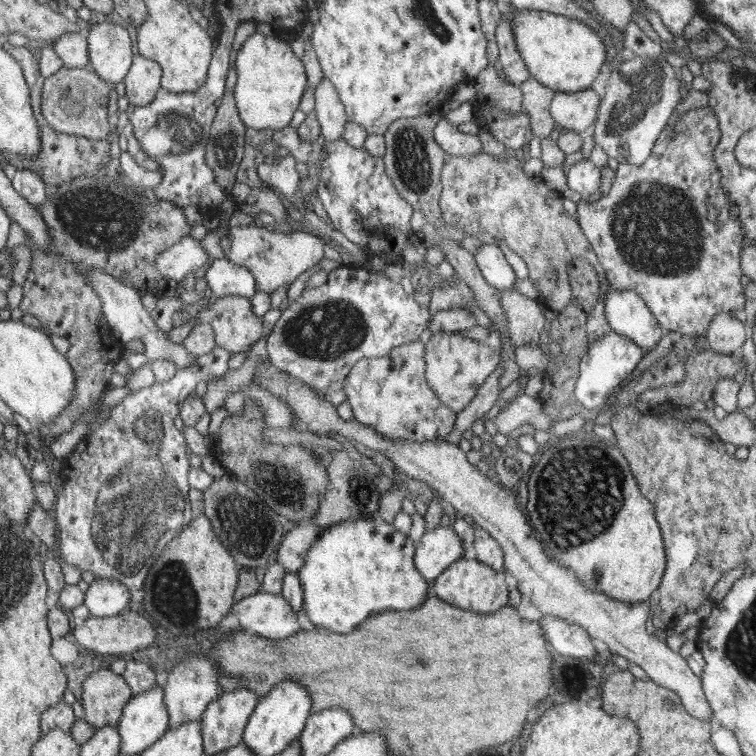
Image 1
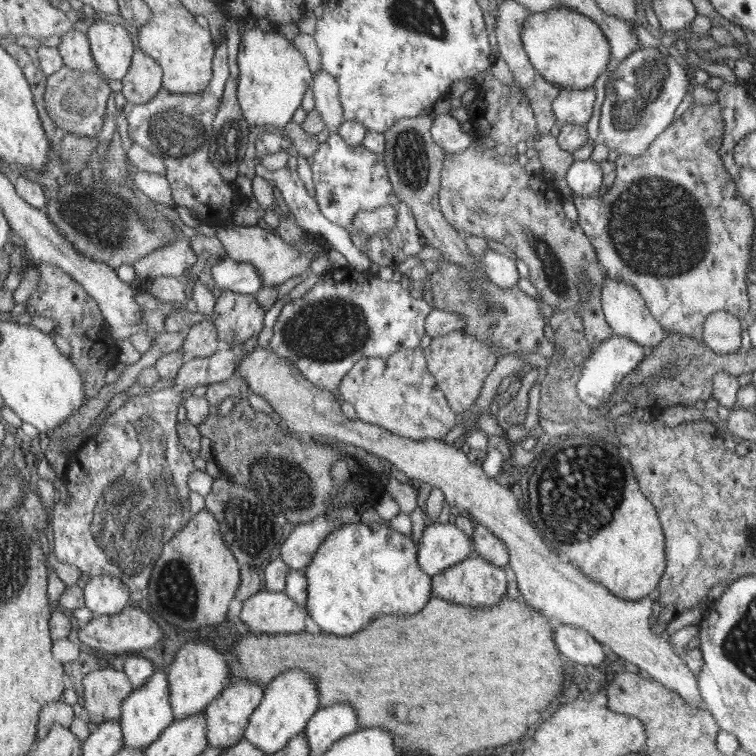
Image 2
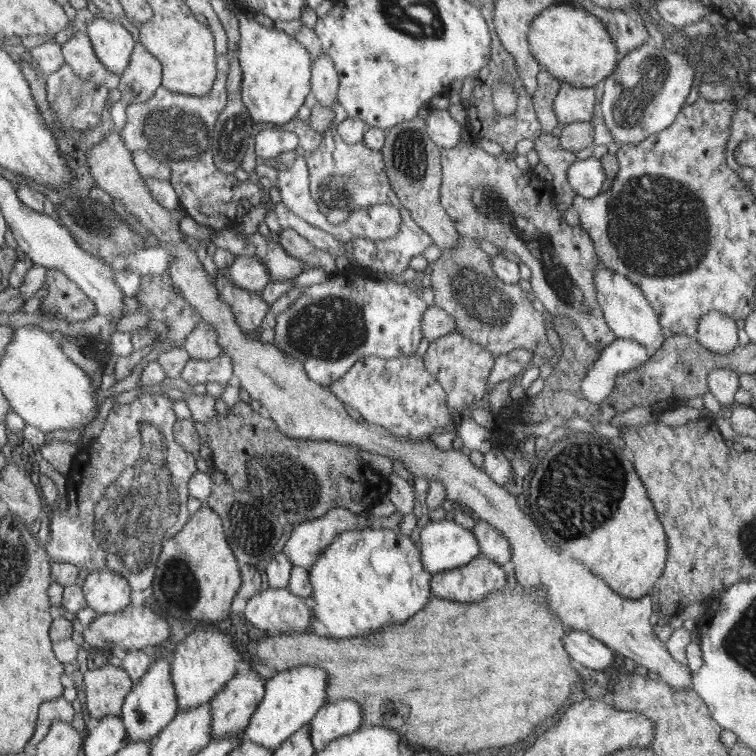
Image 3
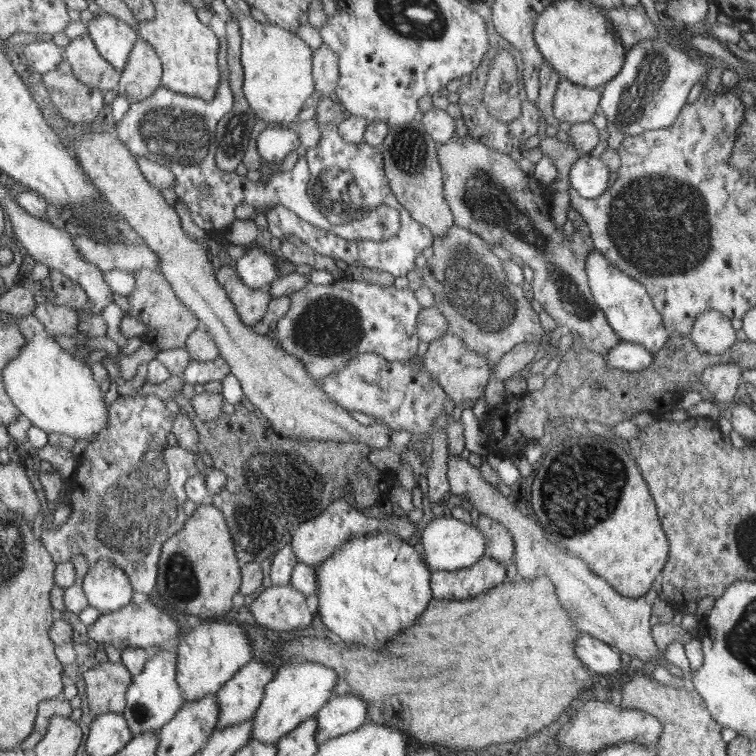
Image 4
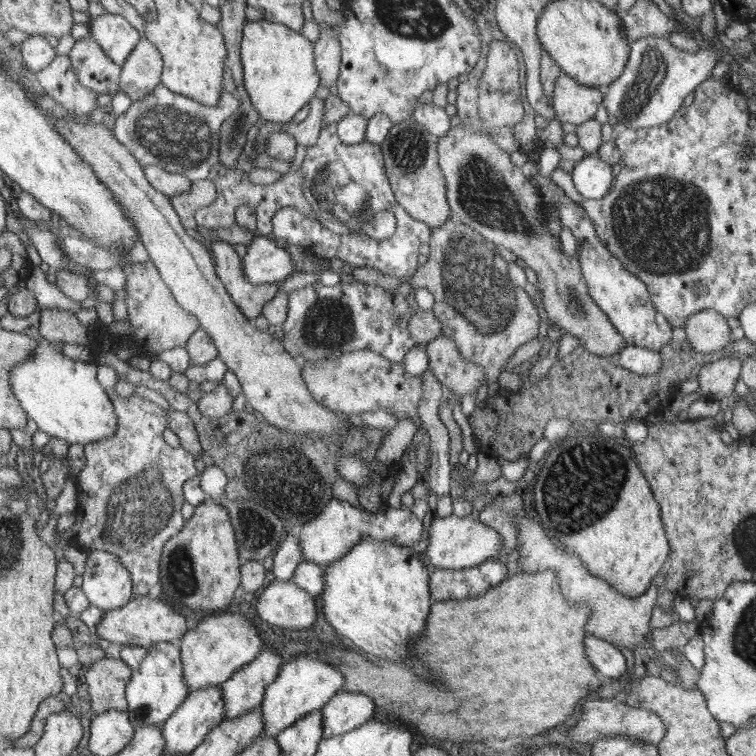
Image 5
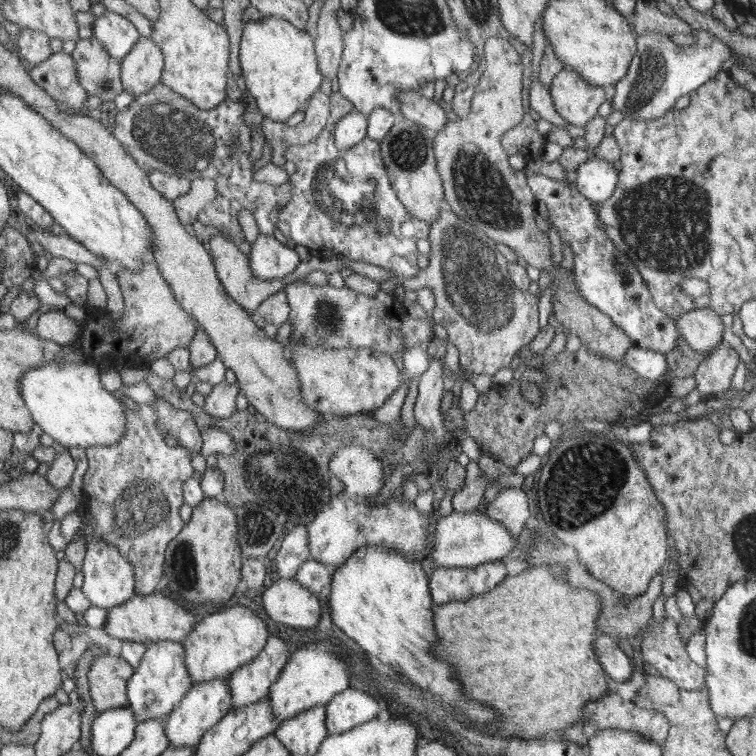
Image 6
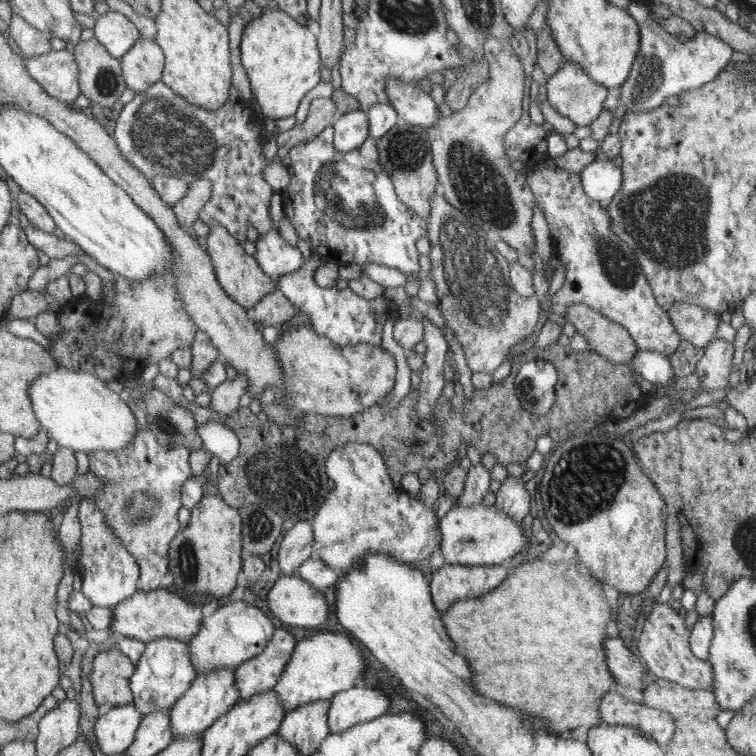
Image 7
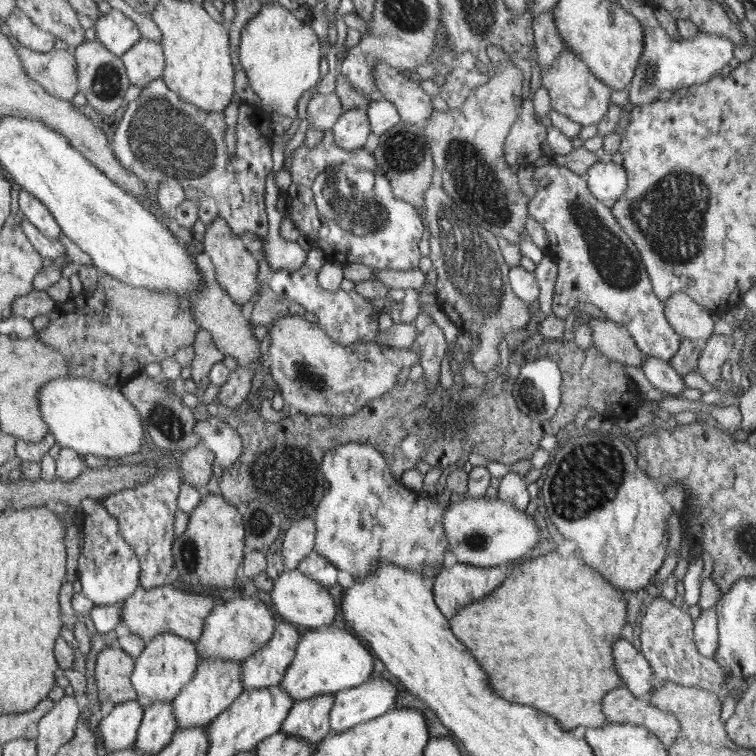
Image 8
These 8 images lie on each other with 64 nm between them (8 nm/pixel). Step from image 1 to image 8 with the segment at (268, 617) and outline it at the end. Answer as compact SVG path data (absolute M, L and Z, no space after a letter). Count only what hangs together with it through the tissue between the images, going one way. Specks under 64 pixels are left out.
M298 569L284 571L273 584L271 590L272 605L283 620L292 624L299 624L304 628L313 629L324 624L335 624L336 602L330 596L330 590L321 583L314 582L308 575Z

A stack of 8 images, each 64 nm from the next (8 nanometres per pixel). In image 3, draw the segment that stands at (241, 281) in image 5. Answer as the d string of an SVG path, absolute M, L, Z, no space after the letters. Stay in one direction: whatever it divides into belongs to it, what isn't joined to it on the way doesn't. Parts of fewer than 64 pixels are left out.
M218 274L216 284L222 300L230 305L238 326L246 333L253 334L268 314L268 303L261 292L253 293L236 286L232 280Z

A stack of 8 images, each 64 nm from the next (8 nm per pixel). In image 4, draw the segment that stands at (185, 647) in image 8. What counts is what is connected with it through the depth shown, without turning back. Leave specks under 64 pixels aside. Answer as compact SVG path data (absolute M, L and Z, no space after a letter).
M163 645L148 662L144 663L142 672L132 676L128 688L128 704L122 714L134 736L138 733L158 733L182 709L185 693L177 681L177 652L173 645Z

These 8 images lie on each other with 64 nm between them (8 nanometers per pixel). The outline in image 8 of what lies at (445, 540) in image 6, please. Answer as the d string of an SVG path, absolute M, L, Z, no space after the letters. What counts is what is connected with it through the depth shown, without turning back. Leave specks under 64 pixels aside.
M465 497L462 502L450 504L445 511L445 532L449 538L451 560L472 566L510 565L517 558L531 552L538 544L540 524L536 517L520 511L511 502L483 497Z

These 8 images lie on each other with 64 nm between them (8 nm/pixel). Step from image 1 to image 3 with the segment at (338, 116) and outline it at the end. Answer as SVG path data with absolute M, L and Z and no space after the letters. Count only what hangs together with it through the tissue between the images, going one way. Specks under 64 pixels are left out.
M322 53L313 66L313 94L318 104L330 108L332 112L339 90L339 78L330 56Z

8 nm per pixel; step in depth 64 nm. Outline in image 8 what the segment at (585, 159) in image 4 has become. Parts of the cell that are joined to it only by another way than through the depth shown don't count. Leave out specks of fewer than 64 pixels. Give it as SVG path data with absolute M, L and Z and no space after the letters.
M597 161L585 177L588 179L589 189L593 195L611 208L628 186L626 170L613 161L603 162L603 164Z

